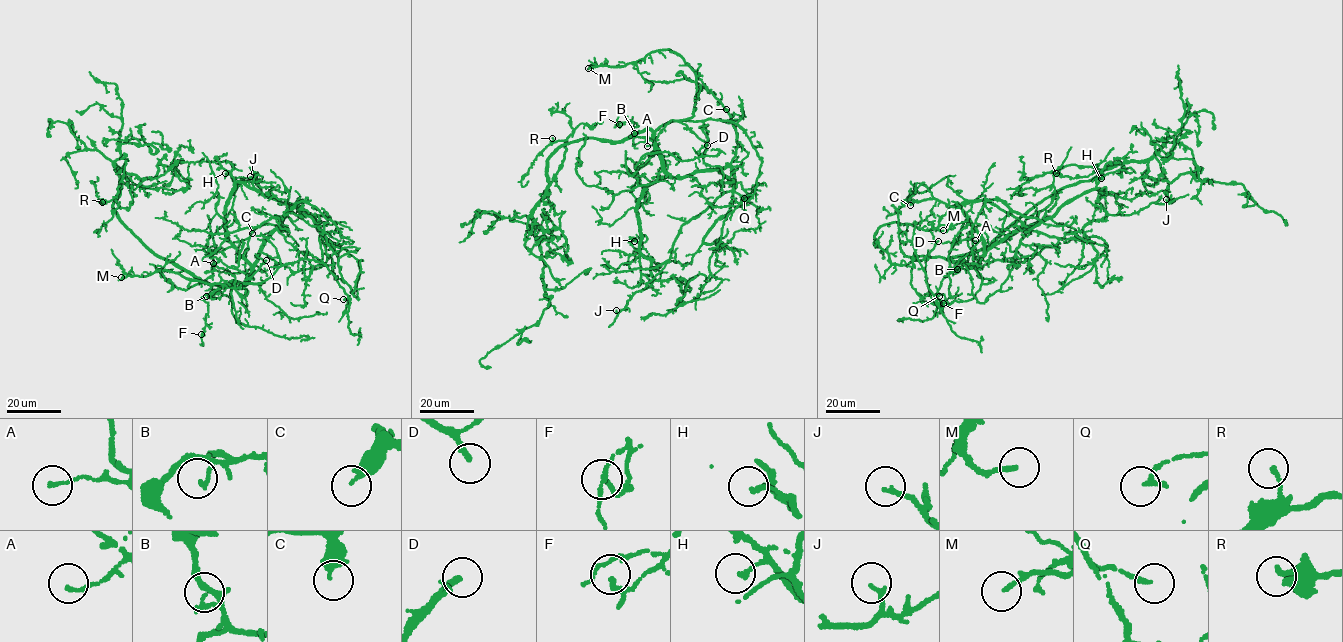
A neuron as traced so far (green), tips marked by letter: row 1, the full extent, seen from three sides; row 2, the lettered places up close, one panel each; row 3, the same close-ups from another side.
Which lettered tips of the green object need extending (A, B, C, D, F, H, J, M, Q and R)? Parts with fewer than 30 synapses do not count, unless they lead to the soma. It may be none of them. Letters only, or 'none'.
D, M

